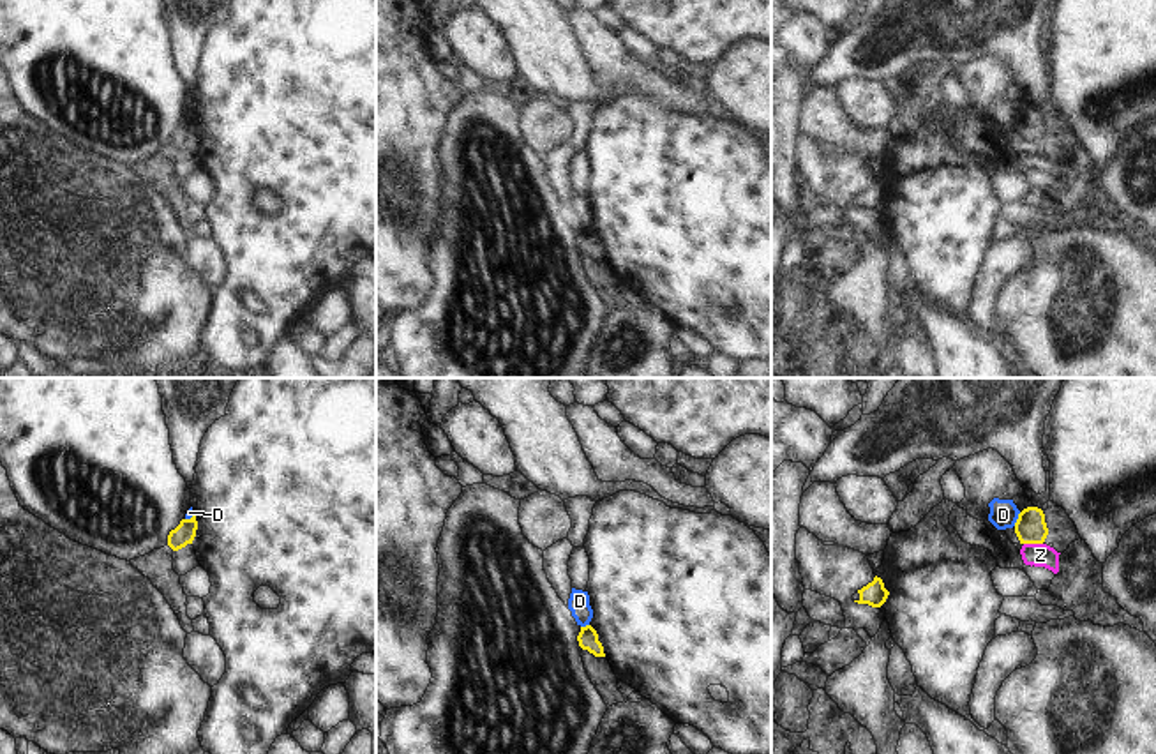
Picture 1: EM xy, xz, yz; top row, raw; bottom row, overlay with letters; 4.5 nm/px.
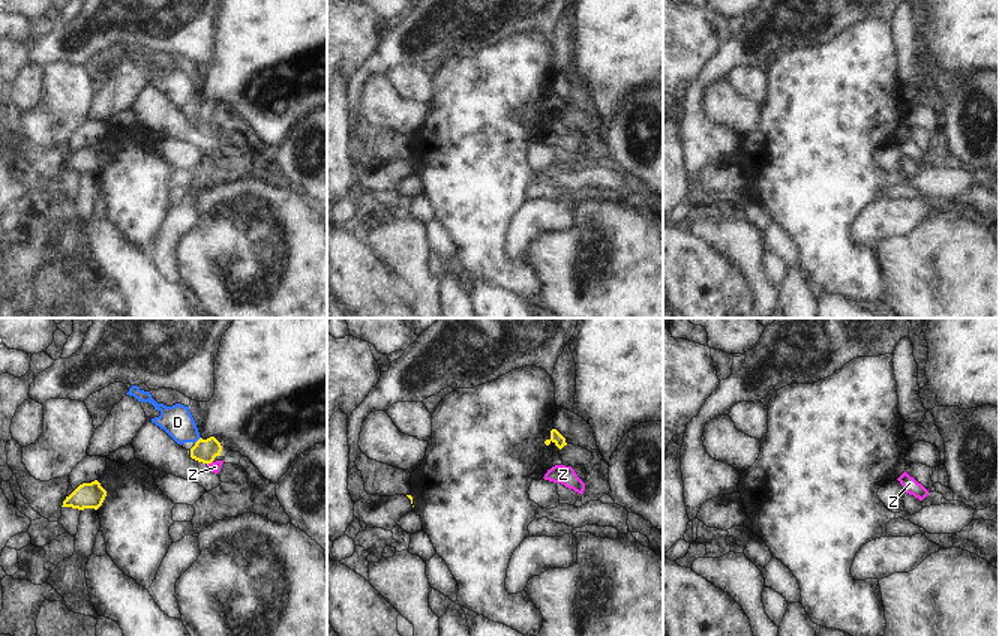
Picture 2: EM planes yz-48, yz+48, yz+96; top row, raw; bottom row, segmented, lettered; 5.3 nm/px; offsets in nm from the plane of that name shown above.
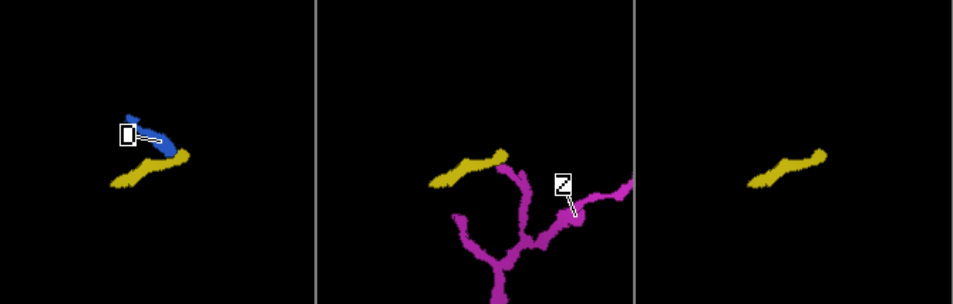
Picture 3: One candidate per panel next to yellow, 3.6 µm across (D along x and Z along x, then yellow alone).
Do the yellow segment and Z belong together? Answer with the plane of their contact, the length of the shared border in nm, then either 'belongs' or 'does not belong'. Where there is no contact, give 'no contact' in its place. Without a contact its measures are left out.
yz | 90 nm | does not belong

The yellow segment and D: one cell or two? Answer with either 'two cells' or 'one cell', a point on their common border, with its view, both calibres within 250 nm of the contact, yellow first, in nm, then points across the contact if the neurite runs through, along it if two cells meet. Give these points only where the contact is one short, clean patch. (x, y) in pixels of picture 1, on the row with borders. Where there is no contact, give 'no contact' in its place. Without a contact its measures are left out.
two cells; meets yellow in yz at (1017, 520); 140 nm thick on the yellow side, 130 nm on the other; border along yz (1020, 512), (1013, 525)

